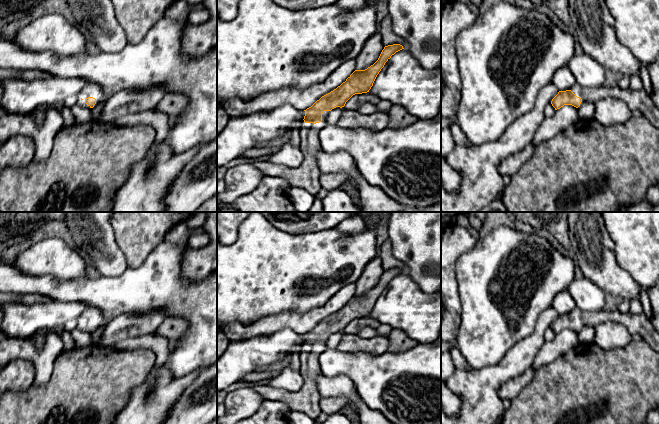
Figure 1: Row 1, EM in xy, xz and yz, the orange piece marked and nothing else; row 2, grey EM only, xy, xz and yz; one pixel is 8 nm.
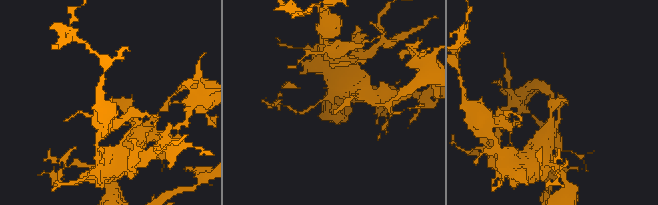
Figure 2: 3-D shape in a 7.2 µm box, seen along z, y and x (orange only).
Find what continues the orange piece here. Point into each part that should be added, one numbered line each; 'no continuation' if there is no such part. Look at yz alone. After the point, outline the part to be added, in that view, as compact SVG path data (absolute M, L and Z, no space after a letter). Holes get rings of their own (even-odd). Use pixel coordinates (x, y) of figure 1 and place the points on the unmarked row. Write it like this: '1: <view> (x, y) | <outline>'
1: yz (639, 324) | M576 307L570 314L582 323L580 330L586 326L596 327L607 321L617 322L623 325L631 336L639 334L653 350L659 353L659 332L644 313L638 315L632 315L629 312L622 314L618 309L583 312Z

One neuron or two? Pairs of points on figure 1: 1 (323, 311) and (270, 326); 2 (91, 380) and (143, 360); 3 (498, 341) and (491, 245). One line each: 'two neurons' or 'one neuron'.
1: one neuron
2: one neuron
3: one neuron

